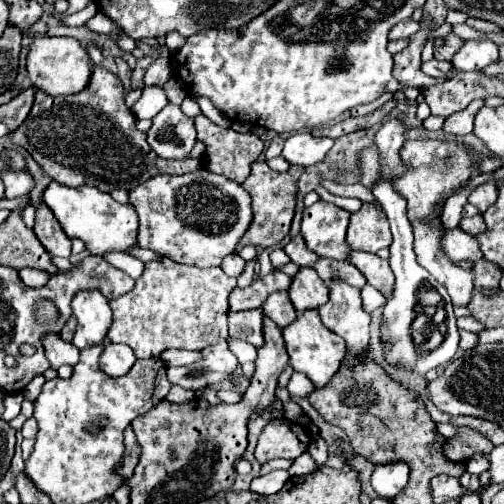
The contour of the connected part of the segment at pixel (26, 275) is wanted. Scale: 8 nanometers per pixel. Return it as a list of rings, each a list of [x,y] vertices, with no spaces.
[[[21,269],[19,275],[21,275],[23,283],[25,283],[27,287],[33,287],[33,289],[43,287],[43,285],[49,281],[49,275],[47,275],[45,271],[39,271],[39,269]]]

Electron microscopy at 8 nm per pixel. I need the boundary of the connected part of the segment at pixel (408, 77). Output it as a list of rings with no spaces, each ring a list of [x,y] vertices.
[[[421,21],[421,31],[417,35],[409,37],[409,47],[395,55],[395,77],[403,87],[417,87],[417,89],[431,87],[435,83],[449,79],[449,75],[443,79],[427,77],[421,71],[421,45],[423,45],[423,39],[427,33],[429,33],[427,21]]]

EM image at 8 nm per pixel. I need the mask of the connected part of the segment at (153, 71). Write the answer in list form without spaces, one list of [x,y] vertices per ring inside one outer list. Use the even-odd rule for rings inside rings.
[[[157,57],[145,73],[145,85],[163,87],[169,77],[171,77],[171,61],[167,57]]]

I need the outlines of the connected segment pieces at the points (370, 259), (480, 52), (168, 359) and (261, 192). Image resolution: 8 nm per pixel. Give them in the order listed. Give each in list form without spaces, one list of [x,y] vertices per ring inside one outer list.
[[[353,251],[351,253],[351,263],[367,277],[367,283],[379,289],[385,297],[393,293],[393,271],[389,267],[389,261],[383,261],[381,257],[365,251]]]
[[[465,41],[455,53],[453,67],[459,71],[483,71],[487,65],[499,59],[499,47],[491,41]]]
[[[167,349],[161,353],[161,359],[167,365],[189,365],[201,359],[201,351],[185,351],[185,349]]]
[[[255,161],[253,163],[253,171],[247,177],[247,181],[243,183],[243,187],[247,189],[247,193],[253,199],[253,223],[247,229],[247,233],[243,235],[243,239],[237,245],[237,251],[245,245],[257,245],[257,247],[271,247],[275,243],[279,243],[291,227],[293,215],[295,215],[295,201],[297,201],[297,179],[301,177],[305,169],[303,167],[291,167],[287,173],[277,173],[273,169],[269,169],[269,165],[265,161]]]

